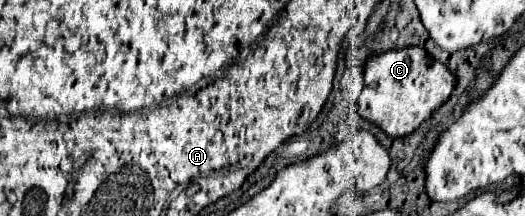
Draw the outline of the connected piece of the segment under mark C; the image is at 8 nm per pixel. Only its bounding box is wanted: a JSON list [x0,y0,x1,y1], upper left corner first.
[357,46,455,138]

